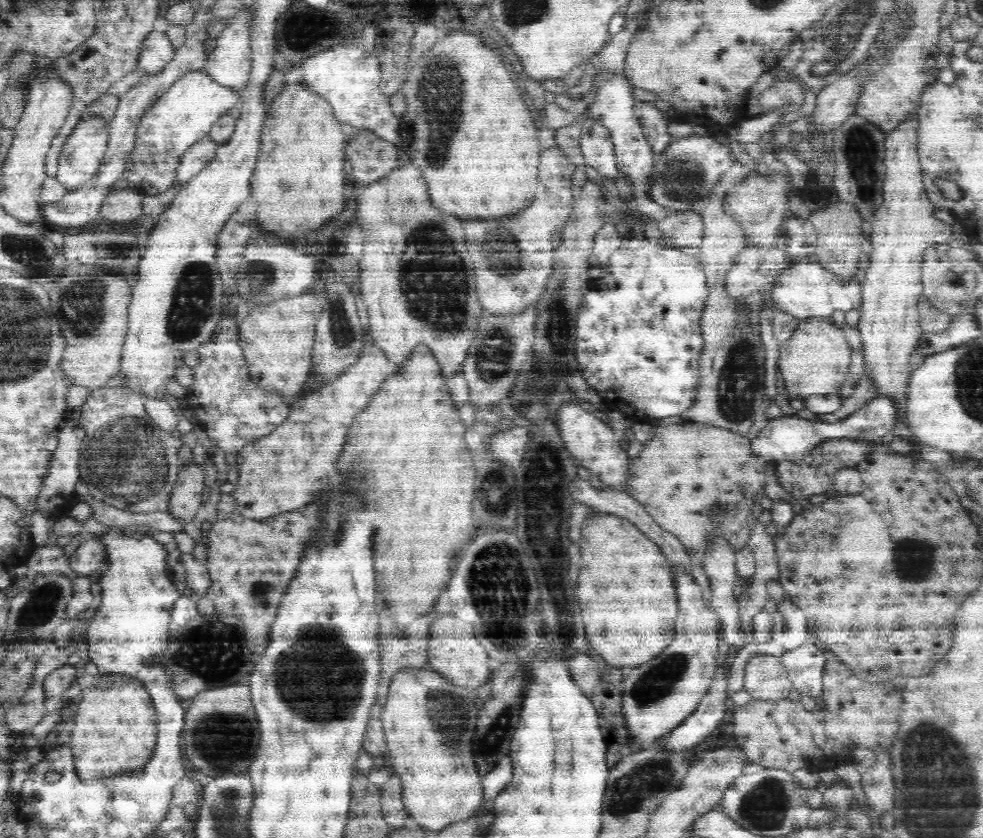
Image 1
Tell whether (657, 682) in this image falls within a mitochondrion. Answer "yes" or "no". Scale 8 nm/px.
yes

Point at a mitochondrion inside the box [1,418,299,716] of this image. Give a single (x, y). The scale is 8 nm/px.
(214, 651)

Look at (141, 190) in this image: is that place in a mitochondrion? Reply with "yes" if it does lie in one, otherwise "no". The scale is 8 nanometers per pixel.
no

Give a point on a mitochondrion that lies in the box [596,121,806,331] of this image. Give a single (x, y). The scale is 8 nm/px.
(681, 179)

